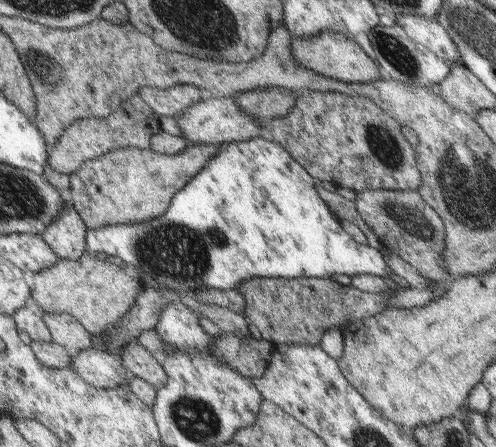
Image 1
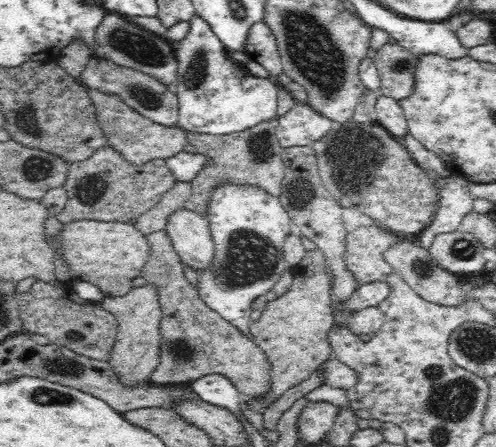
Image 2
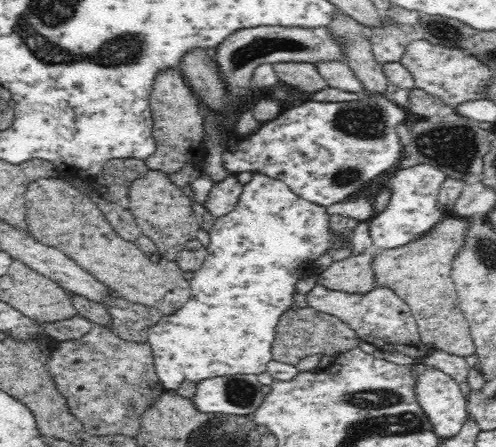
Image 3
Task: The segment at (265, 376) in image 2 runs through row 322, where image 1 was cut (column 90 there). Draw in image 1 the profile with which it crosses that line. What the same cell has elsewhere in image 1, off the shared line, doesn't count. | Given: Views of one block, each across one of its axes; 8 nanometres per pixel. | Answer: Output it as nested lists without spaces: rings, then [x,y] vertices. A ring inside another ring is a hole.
[[[187,146],[185,152],[177,156],[163,156],[151,148],[119,148],[111,150],[97,160],[85,162],[75,174],[69,176],[69,196],[83,220],[87,232],[109,226],[129,226],[143,224],[161,218],[173,196],[185,188],[185,184],[199,174],[211,156],[219,152],[221,146]]]

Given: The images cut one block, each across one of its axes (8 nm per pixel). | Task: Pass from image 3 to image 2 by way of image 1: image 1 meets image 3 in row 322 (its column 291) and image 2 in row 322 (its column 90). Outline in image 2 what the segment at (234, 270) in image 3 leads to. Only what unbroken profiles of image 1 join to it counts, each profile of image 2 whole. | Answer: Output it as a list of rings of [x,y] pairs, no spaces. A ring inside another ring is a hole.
[[[218,186],[208,202],[206,212],[210,232],[216,244],[216,256],[212,266],[200,274],[198,292],[214,314],[220,314],[224,320],[234,324],[246,336],[250,332],[250,302],[256,302],[258,296],[270,292],[284,272],[290,272],[284,262],[284,242],[294,232],[280,198],[270,196],[264,188],[256,186]]]

